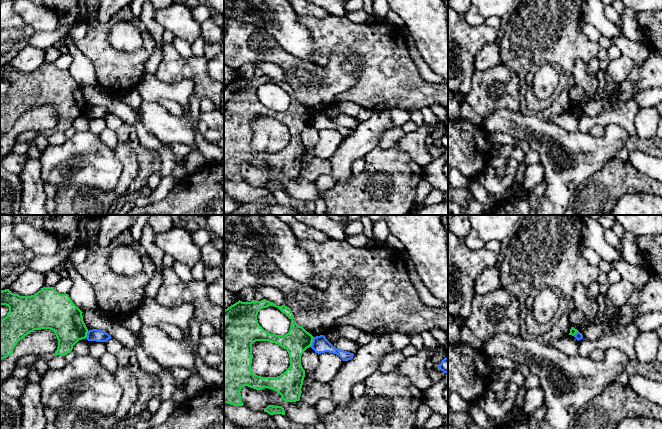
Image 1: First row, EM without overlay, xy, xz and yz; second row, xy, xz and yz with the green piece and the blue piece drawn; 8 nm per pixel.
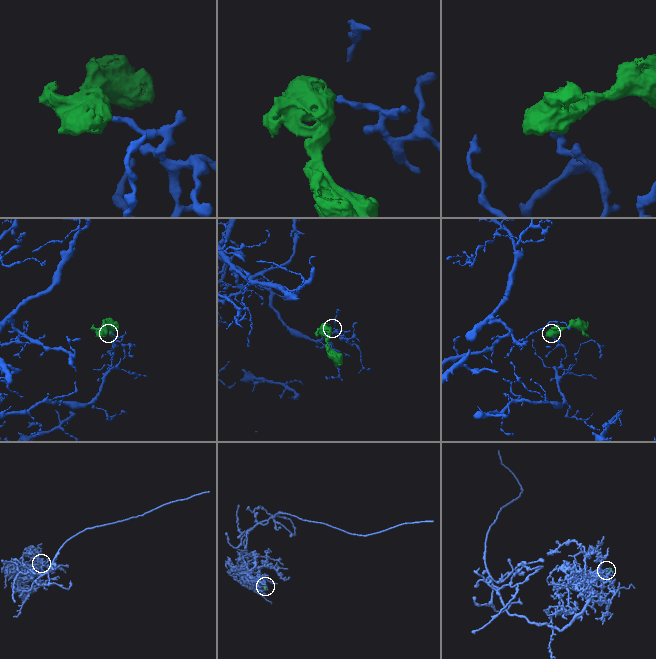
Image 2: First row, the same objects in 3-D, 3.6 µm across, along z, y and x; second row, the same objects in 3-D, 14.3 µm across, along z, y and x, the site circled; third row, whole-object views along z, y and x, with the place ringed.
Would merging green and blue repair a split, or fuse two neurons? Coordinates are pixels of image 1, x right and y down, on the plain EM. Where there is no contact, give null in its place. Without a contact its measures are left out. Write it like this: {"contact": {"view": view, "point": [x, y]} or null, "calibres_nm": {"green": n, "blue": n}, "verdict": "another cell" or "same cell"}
{"contact": {"view": "xz", "point": [312, 117]}, "calibres_nm": {"green": 200, "blue": 140}, "verdict": "another cell"}

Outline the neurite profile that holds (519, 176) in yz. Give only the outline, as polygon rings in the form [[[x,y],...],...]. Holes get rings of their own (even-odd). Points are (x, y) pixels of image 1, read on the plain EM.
[[[520,163],[518,168],[517,168],[517,171],[515,174],[515,181],[518,182],[520,185],[523,182],[524,173],[525,173],[526,168],[527,168],[527,165],[525,165],[523,163]]]

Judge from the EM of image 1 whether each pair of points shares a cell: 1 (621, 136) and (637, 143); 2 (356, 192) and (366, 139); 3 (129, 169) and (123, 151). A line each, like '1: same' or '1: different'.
1: different
2: different
3: same

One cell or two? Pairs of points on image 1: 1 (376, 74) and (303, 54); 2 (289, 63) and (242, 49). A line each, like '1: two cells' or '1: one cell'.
1: two cells
2: one cell

